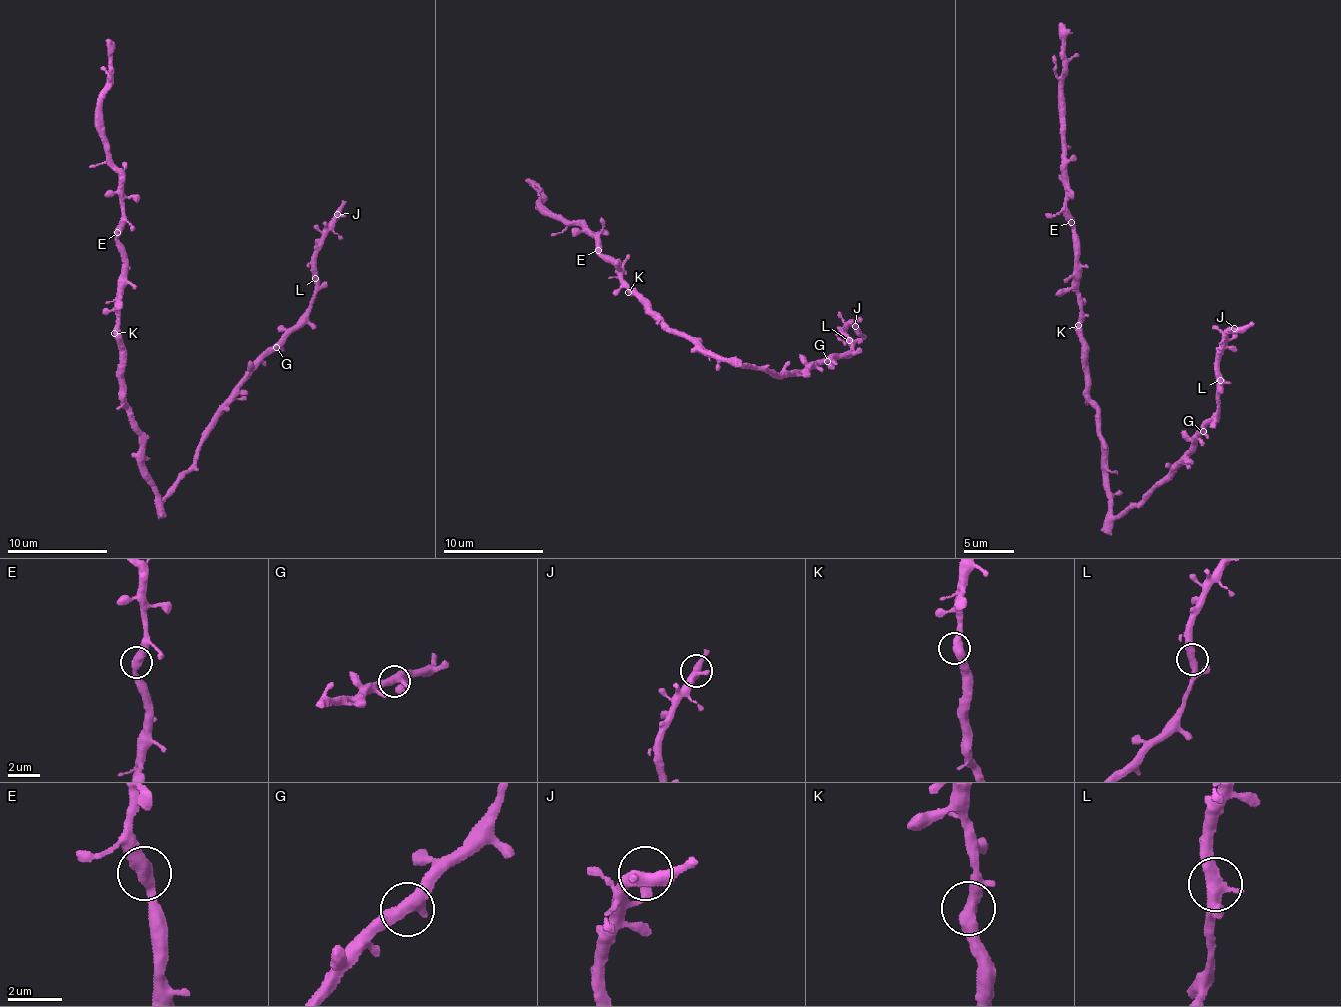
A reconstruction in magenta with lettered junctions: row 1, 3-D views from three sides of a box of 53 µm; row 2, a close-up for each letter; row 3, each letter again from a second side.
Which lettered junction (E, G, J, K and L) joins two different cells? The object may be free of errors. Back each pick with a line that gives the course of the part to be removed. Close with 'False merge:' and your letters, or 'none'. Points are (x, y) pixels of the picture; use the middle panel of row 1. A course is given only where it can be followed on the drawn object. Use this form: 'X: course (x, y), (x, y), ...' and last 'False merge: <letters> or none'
False merge: none

